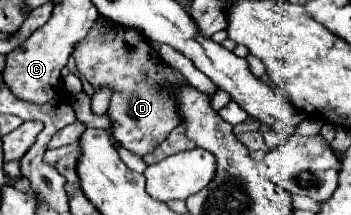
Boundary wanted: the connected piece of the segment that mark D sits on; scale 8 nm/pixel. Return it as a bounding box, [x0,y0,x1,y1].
[71,22,187,156]

